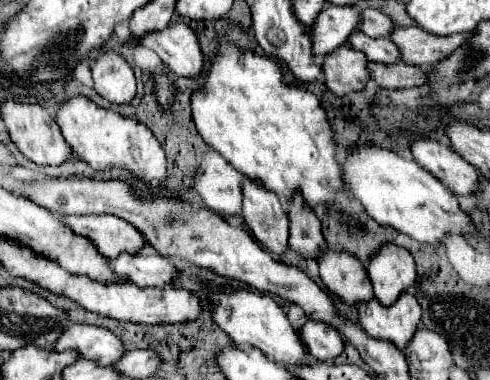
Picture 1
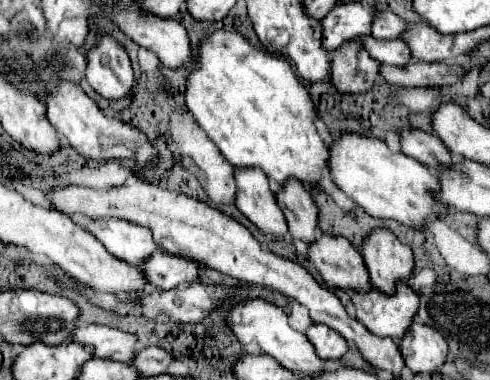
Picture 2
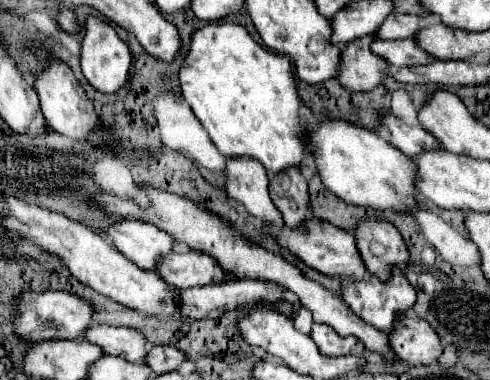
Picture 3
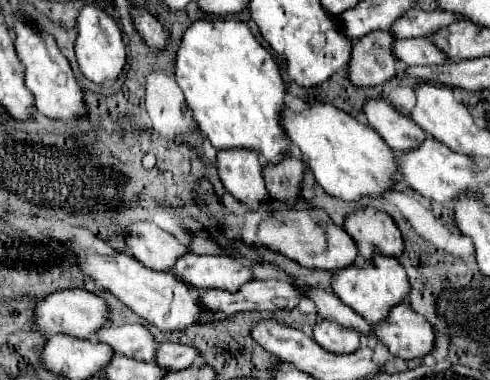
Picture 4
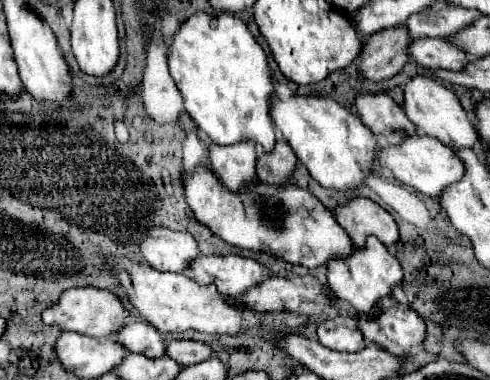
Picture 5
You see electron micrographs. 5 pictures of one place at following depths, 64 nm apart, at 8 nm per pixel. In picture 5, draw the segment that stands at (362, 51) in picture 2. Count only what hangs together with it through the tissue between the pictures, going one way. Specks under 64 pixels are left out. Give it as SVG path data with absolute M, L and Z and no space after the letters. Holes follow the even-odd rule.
M386 28L366 38L364 52L360 54L360 72L368 80L386 80L398 74L410 60L408 46L412 44L408 28Z

